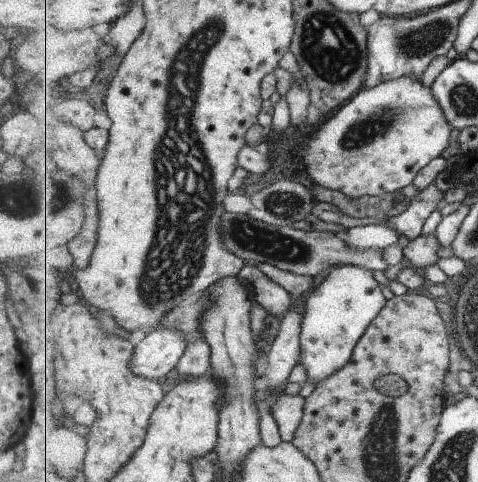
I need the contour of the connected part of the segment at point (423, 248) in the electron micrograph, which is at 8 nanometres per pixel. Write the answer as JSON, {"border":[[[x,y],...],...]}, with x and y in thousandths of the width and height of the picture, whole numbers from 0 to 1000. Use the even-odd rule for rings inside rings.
{"border":[[[887,483],[874,494],[854,500],[845,519],[845,533],[862,556],[889,562],[889,556],[900,556],[906,548],[918,546],[921,500],[910,485],[889,488]]]}

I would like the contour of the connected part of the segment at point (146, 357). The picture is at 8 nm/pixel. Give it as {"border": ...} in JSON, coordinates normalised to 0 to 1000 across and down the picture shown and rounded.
{"border":[[[337,676],[285,716],[276,766],[289,778],[328,788],[372,759],[393,718],[374,683]]]}

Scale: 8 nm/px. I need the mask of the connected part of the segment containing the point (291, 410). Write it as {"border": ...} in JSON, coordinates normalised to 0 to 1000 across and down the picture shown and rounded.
{"border":[[[588,820],[565,846],[586,888],[592,913],[613,919],[626,880],[634,873],[640,826]]]}

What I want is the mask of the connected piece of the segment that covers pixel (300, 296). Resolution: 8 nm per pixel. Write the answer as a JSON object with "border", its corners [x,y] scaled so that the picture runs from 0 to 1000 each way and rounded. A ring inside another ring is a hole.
{"border":[[[519,541],[531,548],[561,581],[590,595],[607,614],[607,637],[626,637],[632,664],[640,651],[642,622],[657,604],[653,595],[653,575],[644,571],[617,571],[605,562],[588,560],[565,548],[550,544]]]}

